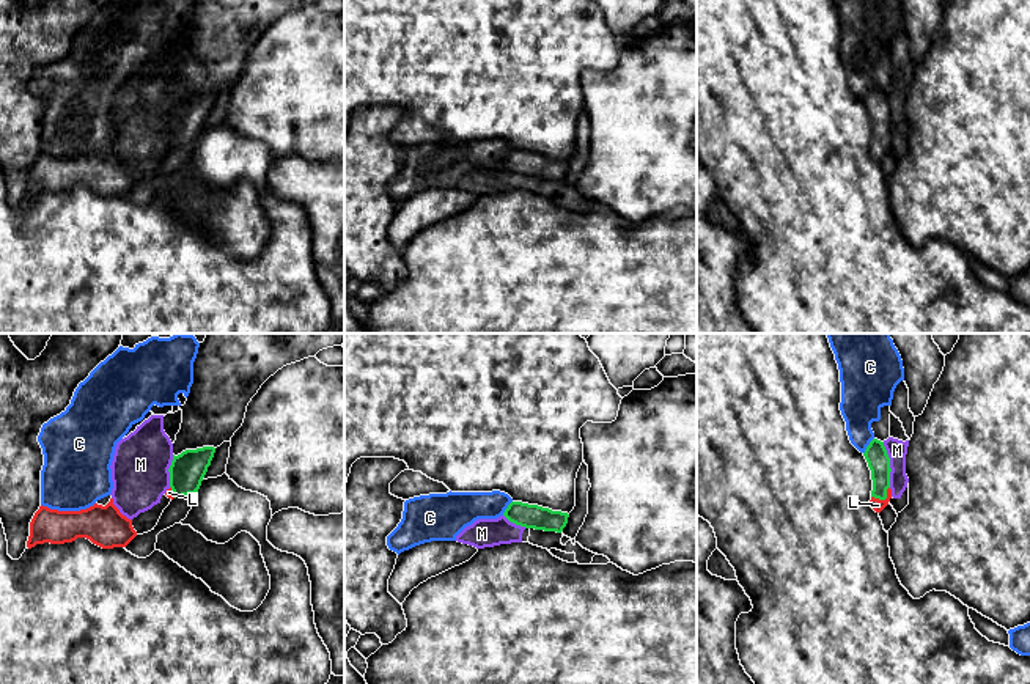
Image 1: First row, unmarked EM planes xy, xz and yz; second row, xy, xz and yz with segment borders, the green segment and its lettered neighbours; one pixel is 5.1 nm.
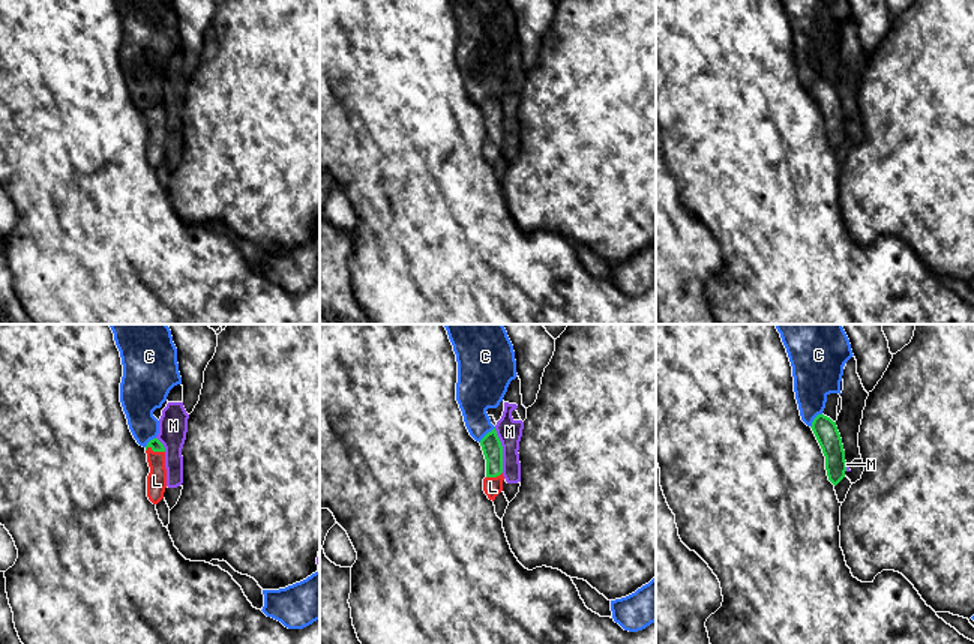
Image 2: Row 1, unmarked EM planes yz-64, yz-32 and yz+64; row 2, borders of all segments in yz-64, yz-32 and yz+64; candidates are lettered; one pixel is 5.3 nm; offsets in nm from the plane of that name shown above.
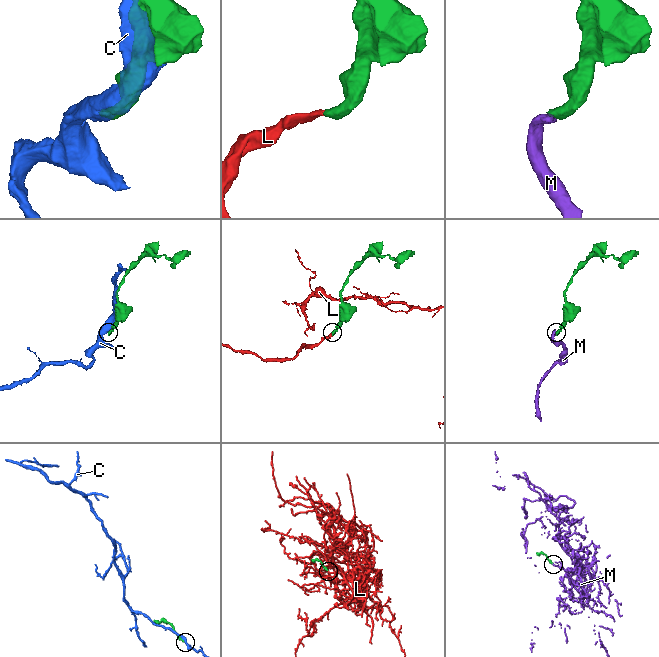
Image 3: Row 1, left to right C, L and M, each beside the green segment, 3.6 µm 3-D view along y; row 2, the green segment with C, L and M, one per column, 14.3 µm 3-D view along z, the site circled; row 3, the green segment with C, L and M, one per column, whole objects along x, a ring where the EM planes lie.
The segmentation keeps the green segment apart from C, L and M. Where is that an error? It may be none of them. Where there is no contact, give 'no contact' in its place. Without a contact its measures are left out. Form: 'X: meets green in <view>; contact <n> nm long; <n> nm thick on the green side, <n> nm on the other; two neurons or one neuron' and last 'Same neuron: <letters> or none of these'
C: meets green in yz; contact 100 nm long; 120 nm thick on the green side, 220 nm on the other; two neurons
L: meets green in yz; contact 110 nm long; 120 nm thick on the green side, 70 nm on the other; one neuron
M: meets green in yz; contact 240 nm long; 120 nm thick on the green side, 110 nm on the other; two neurons
Same neuron: L

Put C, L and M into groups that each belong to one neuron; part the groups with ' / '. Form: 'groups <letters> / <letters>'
groups C / L / M

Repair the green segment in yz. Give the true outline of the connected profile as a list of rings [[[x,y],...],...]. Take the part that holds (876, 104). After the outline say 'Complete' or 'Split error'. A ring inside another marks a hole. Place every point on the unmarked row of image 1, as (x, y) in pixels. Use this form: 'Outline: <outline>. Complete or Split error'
Outline: [[[873,86],[863,101],[871,118],[873,138],[870,153],[876,160],[881,160],[892,146],[890,137],[890,105],[884,90]]]. Split error

